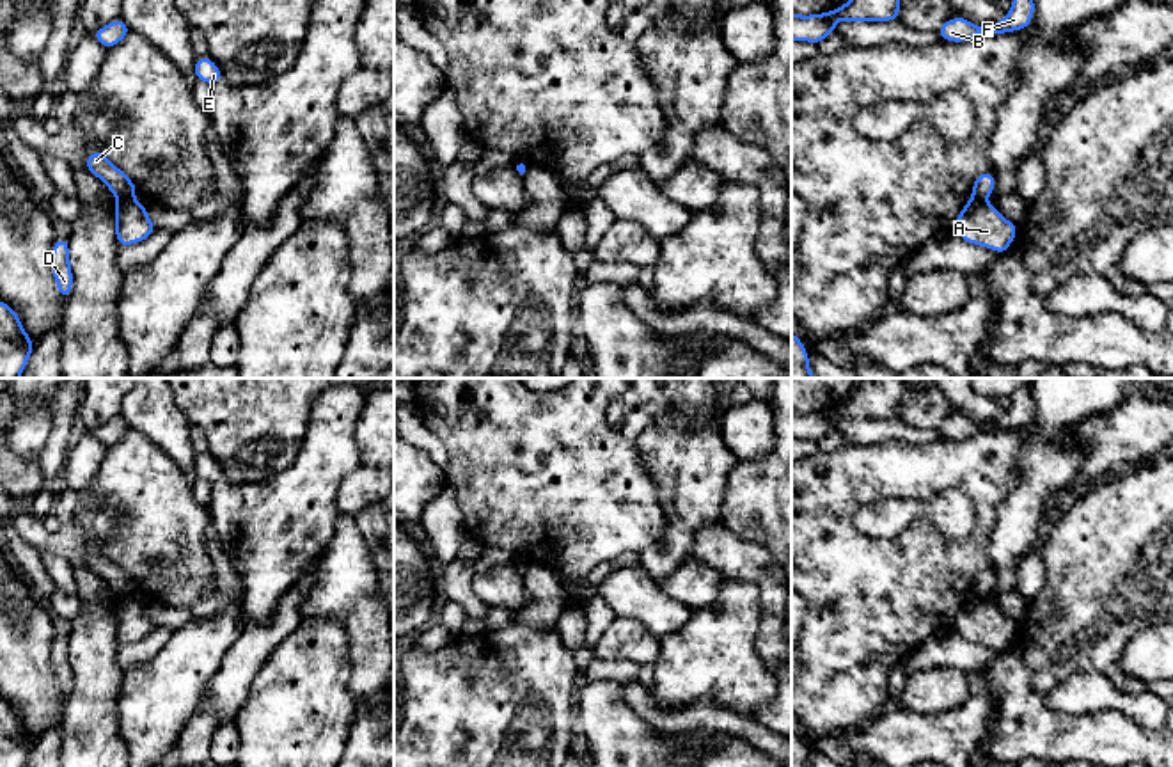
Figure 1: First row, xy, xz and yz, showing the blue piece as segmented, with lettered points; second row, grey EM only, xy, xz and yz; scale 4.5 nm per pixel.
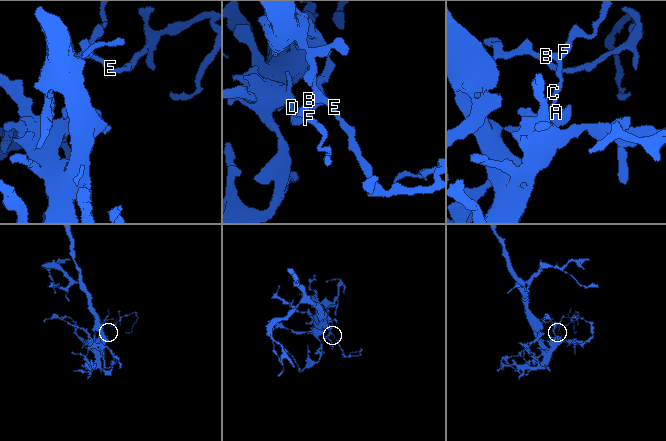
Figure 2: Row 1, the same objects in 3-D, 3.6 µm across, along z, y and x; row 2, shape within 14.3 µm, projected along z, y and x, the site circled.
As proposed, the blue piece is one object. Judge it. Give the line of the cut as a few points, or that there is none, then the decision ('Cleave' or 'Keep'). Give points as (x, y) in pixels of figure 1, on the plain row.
Split along xy (130, 595), (118, 599). Cleave

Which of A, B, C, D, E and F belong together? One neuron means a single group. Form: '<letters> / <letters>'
A D / B C E F

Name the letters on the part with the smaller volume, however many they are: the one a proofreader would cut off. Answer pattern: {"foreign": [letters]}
{"foreign": ["B", "C", "E", "F"]}

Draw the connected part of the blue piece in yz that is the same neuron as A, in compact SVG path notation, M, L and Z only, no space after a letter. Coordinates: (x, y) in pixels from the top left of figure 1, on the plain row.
M971 595L955 618L955 629L964 639L1003 653L1015 637L1019 623L1006 618L996 604Z

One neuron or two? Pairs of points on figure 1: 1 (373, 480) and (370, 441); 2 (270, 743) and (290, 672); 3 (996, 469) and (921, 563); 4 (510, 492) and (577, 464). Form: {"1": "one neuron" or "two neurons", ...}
{"1": "two neurons", "2": "one neuron", "3": "one neuron", "4": "one neuron"}

